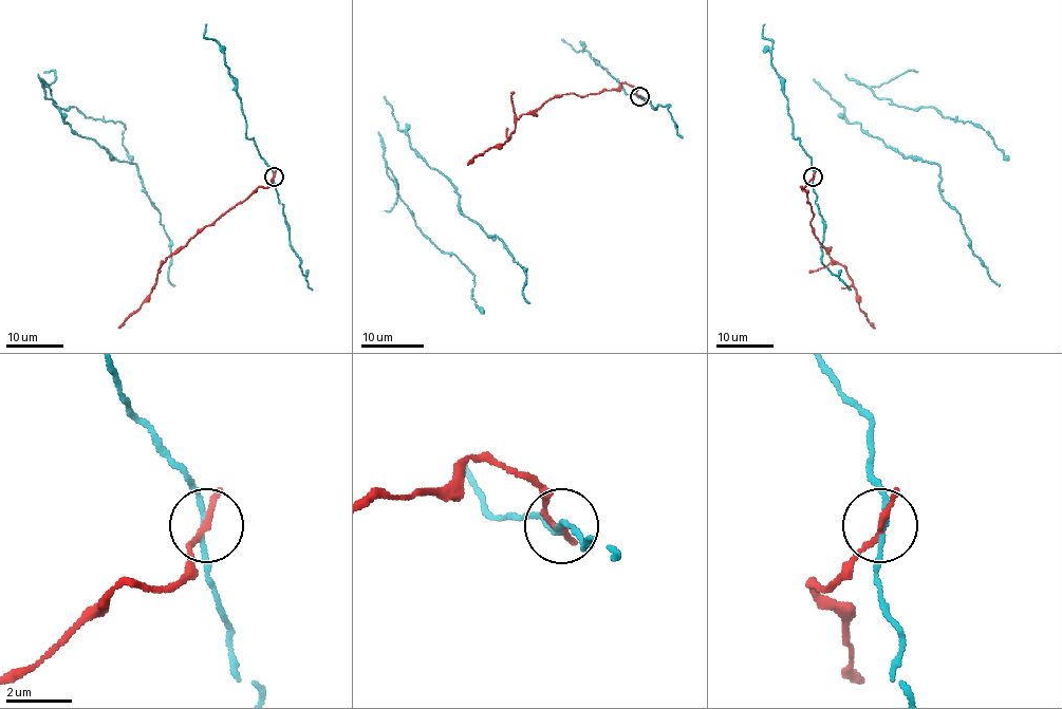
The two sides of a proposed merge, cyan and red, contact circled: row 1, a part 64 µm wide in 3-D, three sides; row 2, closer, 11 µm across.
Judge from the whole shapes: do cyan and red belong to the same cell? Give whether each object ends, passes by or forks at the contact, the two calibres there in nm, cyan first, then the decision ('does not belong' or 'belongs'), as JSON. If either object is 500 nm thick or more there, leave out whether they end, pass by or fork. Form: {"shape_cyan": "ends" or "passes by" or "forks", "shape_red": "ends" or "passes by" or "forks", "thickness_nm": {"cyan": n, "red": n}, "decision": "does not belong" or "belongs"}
{"shape_cyan": "passes by", "shape_red": "passes by", "thickness_nm": {"cyan": 130, "red": 160}, "decision": "does not belong"}

